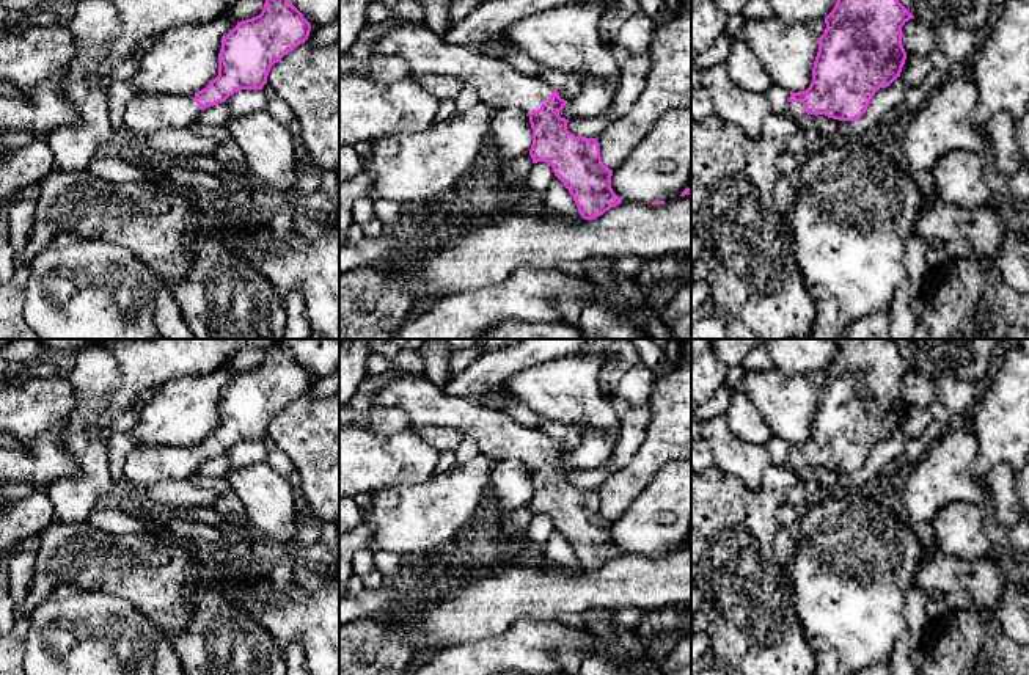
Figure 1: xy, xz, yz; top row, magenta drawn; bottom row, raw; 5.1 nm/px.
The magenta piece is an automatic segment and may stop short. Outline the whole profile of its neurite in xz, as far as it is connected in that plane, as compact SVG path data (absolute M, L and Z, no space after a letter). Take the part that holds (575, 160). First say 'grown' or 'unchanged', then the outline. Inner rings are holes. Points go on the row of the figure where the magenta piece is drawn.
grown | M408 22L386 33L372 52L402 58L408 64L408 77L416 82L427 74L451 75L463 83L474 85L481 100L496 104L503 111L518 108L528 113L533 129L529 149L533 163L547 162L553 168L555 176L572 195L581 218L594 220L622 202L622 198L611 188L613 170L603 165L597 138L575 137L567 130L569 119L559 116L567 100L561 99L559 93L540 77L522 74L511 64L470 47L449 44L430 28Z

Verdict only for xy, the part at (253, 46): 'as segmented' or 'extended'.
extended

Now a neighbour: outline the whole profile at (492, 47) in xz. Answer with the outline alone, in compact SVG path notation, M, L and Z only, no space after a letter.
M498 35L478 46L474 50L498 58L511 64L514 69L517 69L522 74L539 75L540 71L544 69L544 66L537 64L526 53L518 52L517 49L515 50L503 49Z

